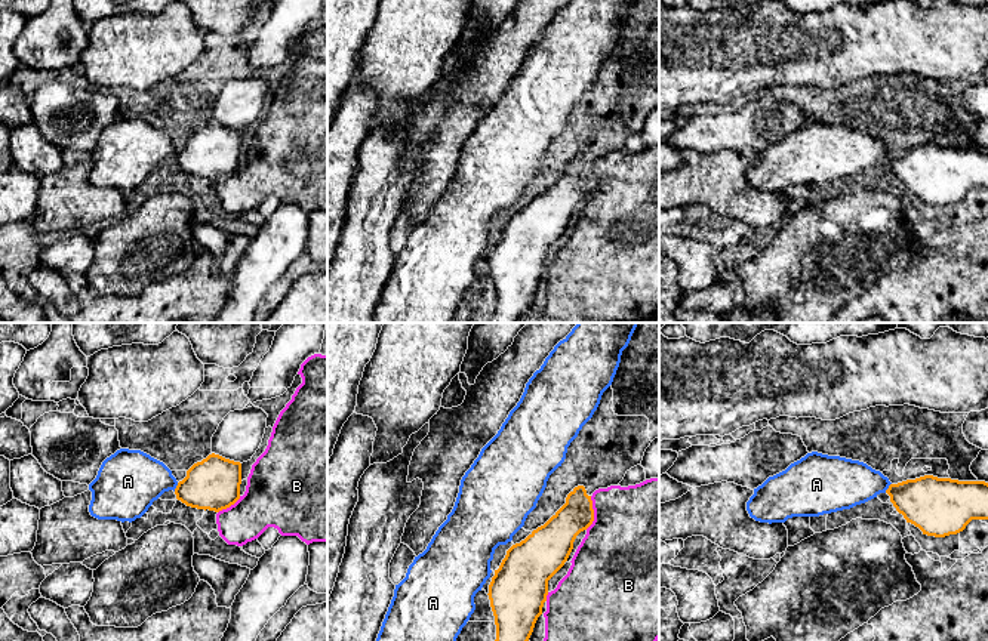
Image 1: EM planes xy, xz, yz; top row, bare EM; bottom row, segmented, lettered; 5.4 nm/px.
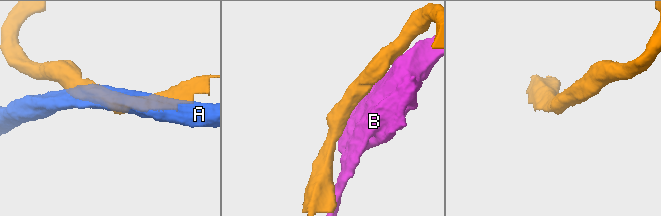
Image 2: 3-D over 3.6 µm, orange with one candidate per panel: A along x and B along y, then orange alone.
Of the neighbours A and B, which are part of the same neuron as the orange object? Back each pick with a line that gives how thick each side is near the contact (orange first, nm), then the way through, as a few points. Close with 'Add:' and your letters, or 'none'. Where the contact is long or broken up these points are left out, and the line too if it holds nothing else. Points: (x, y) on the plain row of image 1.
Add: none

